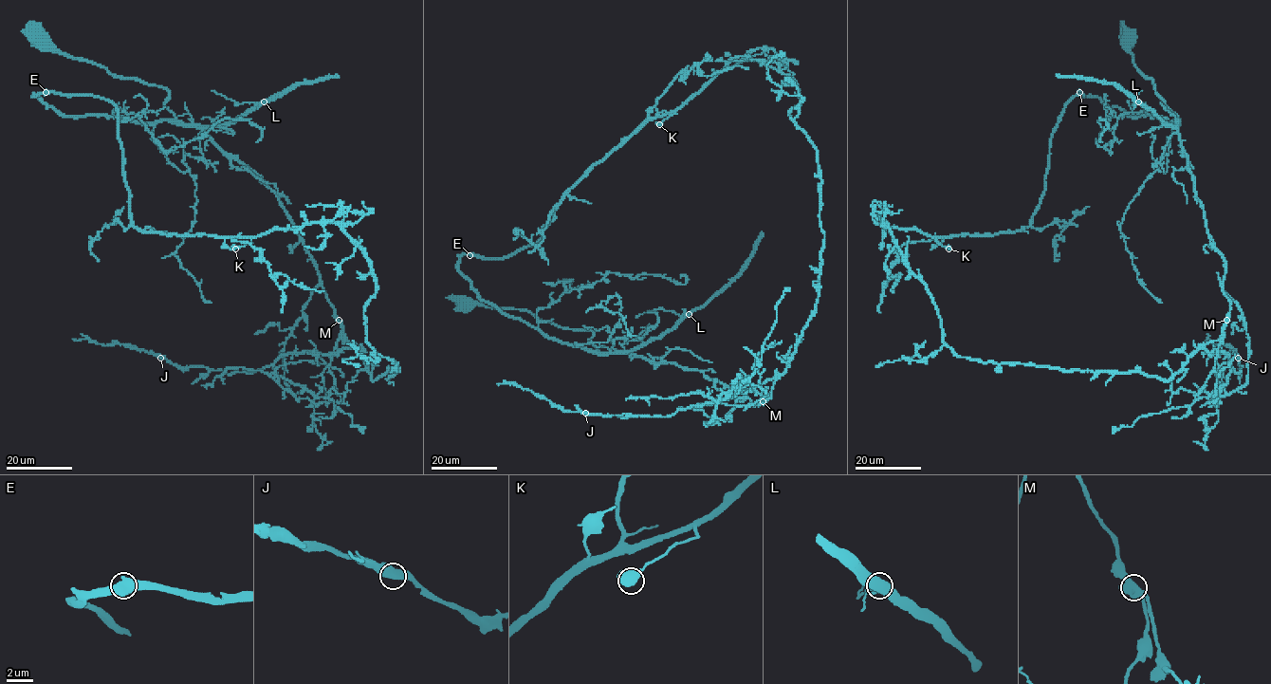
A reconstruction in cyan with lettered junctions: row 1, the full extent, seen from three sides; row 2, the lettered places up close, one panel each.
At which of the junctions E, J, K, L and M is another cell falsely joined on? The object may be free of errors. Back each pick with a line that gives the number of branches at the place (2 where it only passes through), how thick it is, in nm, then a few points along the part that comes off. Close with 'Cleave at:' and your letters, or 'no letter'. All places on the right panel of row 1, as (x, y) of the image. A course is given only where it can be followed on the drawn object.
Cleave at: no letter

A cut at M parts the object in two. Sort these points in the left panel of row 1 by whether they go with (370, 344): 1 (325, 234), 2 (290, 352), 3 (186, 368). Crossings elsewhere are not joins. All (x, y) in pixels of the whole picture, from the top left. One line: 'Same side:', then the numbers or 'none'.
Same side: 1, 2, 3

